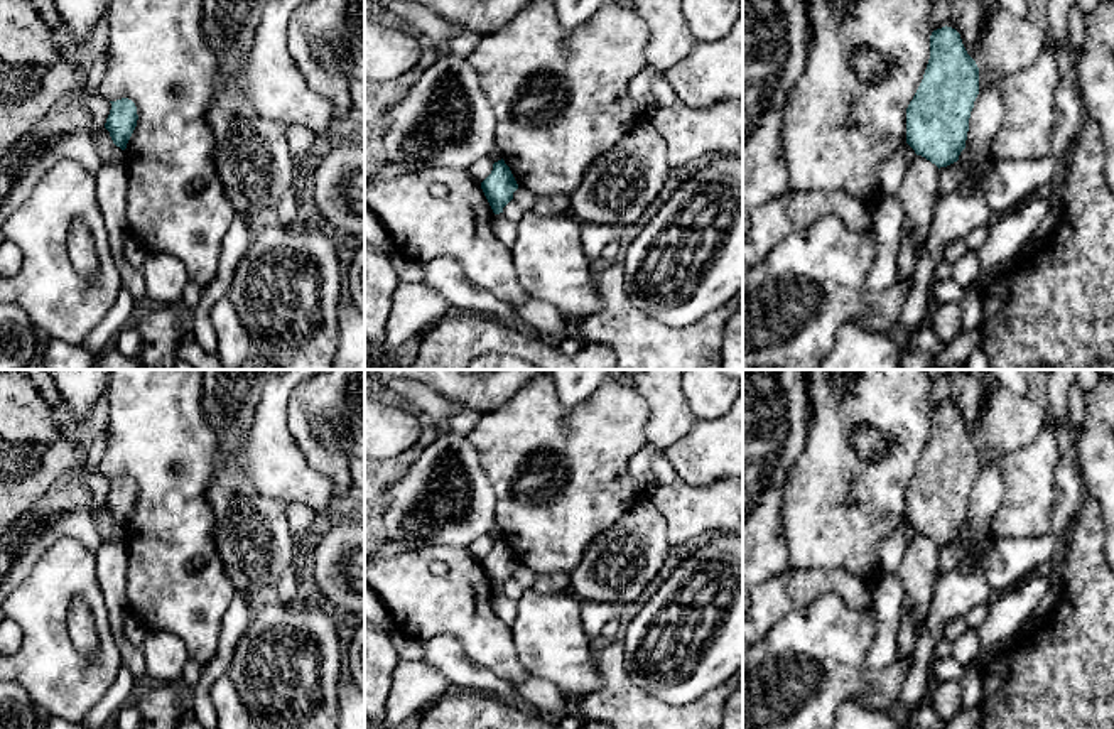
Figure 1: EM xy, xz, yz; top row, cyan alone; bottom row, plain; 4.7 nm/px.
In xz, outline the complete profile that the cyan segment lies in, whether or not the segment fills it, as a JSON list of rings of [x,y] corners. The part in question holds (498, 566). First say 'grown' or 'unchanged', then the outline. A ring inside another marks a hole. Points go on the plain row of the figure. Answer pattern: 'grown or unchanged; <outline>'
unchanged; [[[498,538],[493,542],[491,552],[481,560],[481,567],[493,587],[495,592],[503,591],[503,586],[513,577],[513,570],[518,567],[518,562],[505,542]]]

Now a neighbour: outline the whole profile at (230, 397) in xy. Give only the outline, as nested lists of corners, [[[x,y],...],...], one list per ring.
[[[203,370],[203,410],[224,444],[240,442],[253,424],[263,385],[287,370]]]

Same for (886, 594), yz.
[[[906,521],[878,543],[881,560],[879,577],[871,587],[871,602],[878,629],[868,655],[868,667],[871,672],[888,667],[898,650],[903,614],[903,587],[896,574],[915,535],[915,528]]]

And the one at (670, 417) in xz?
[[[633,370],[626,381],[646,400],[650,417],[646,440],[650,446],[667,449],[682,439],[699,417],[690,410],[682,376],[687,370]]]

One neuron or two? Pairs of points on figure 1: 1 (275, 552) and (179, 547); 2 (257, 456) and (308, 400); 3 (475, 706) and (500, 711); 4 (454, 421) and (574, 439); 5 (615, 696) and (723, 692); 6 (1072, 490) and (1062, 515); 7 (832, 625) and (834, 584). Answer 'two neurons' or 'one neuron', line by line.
1: two neurons
2: two neurons
3: one neuron
4: two neurons
5: one neuron
6: one neuron
7: two neurons

